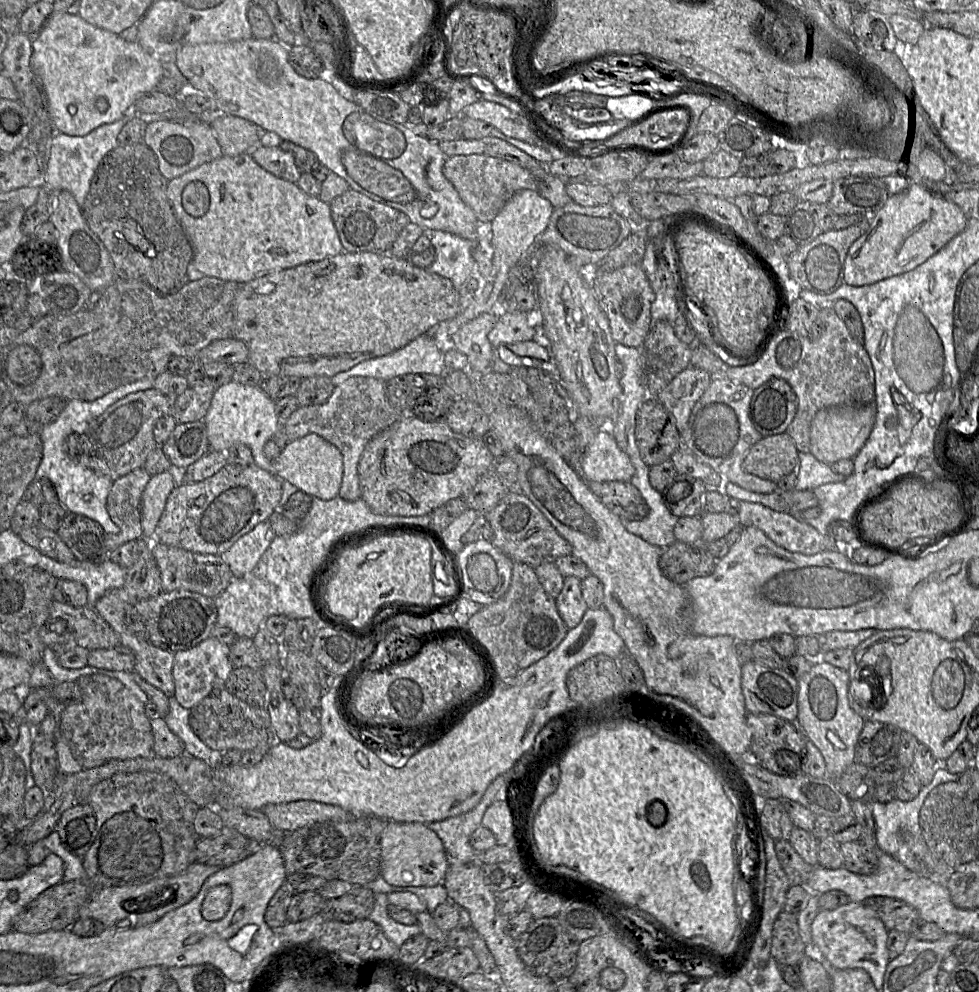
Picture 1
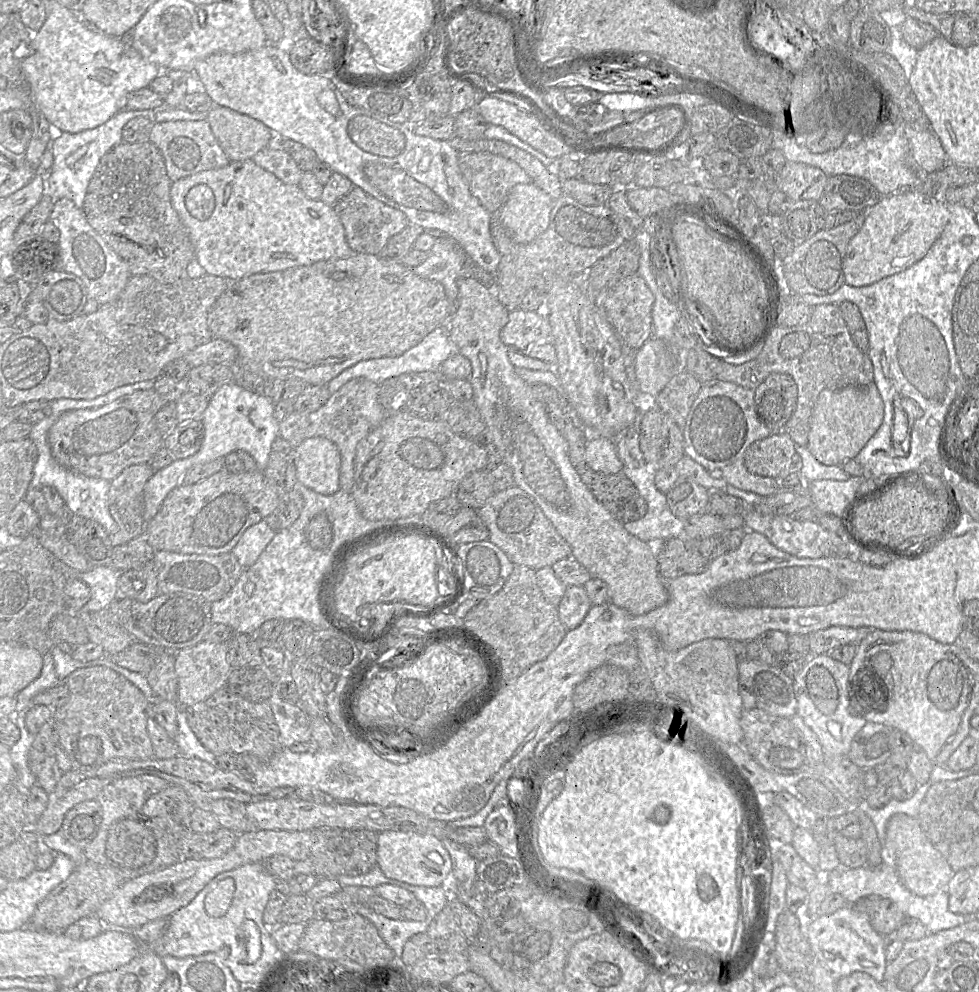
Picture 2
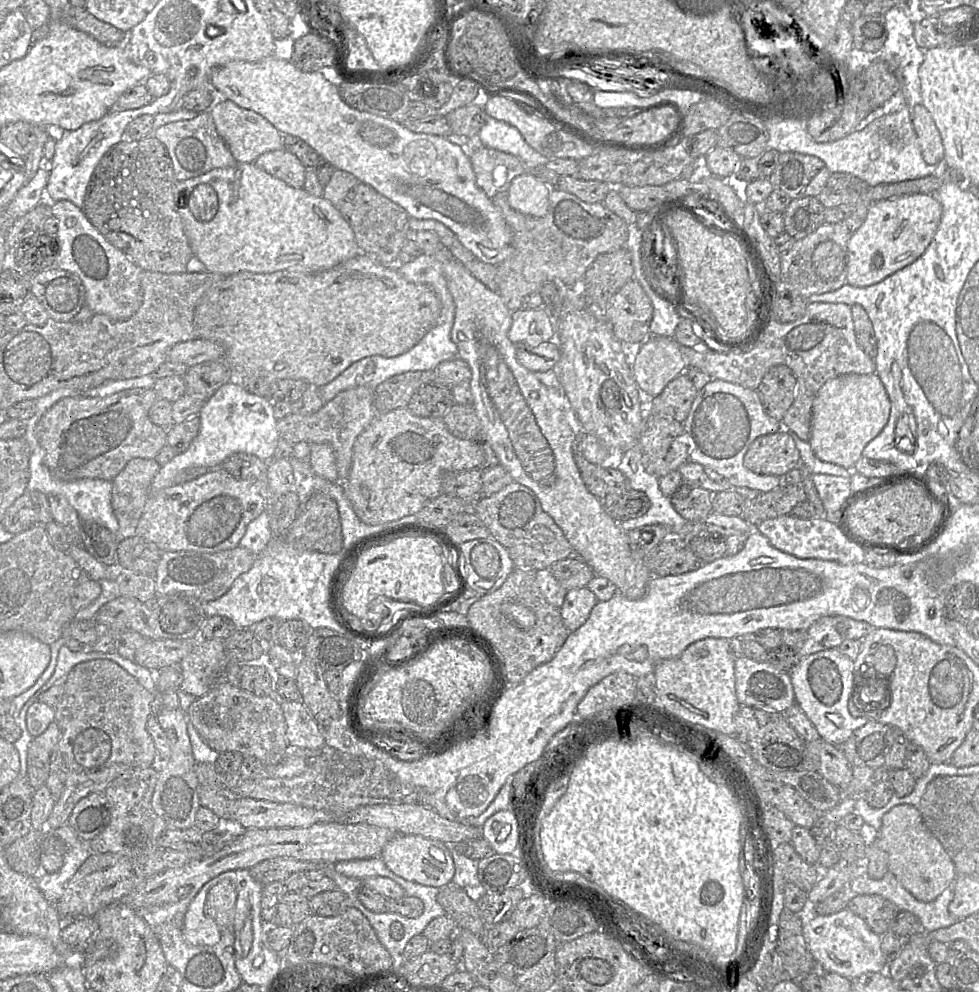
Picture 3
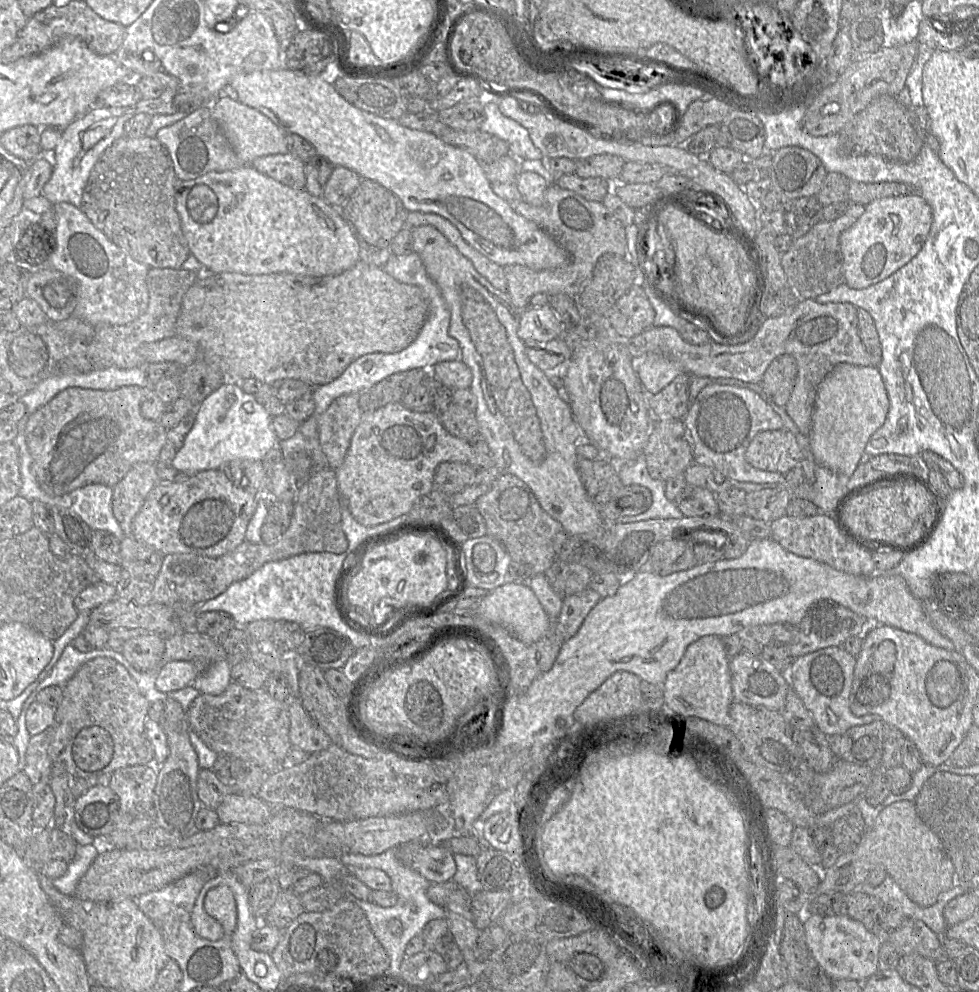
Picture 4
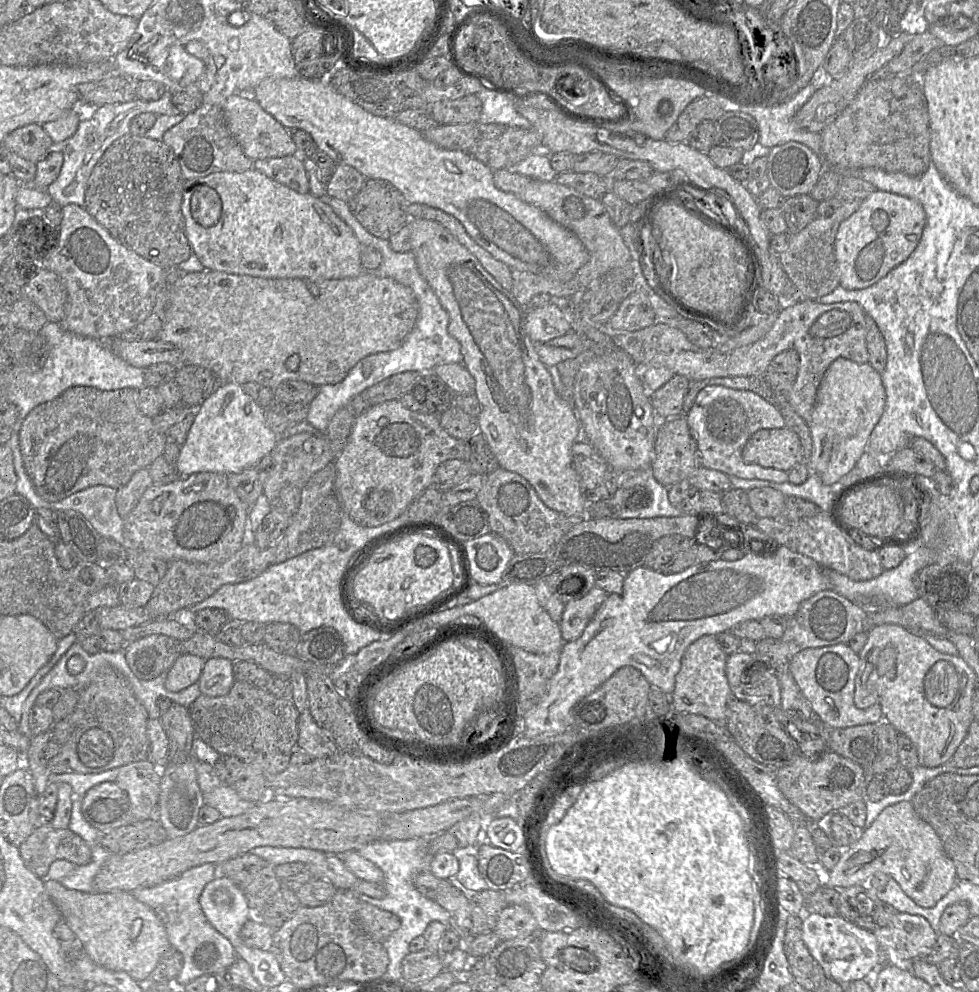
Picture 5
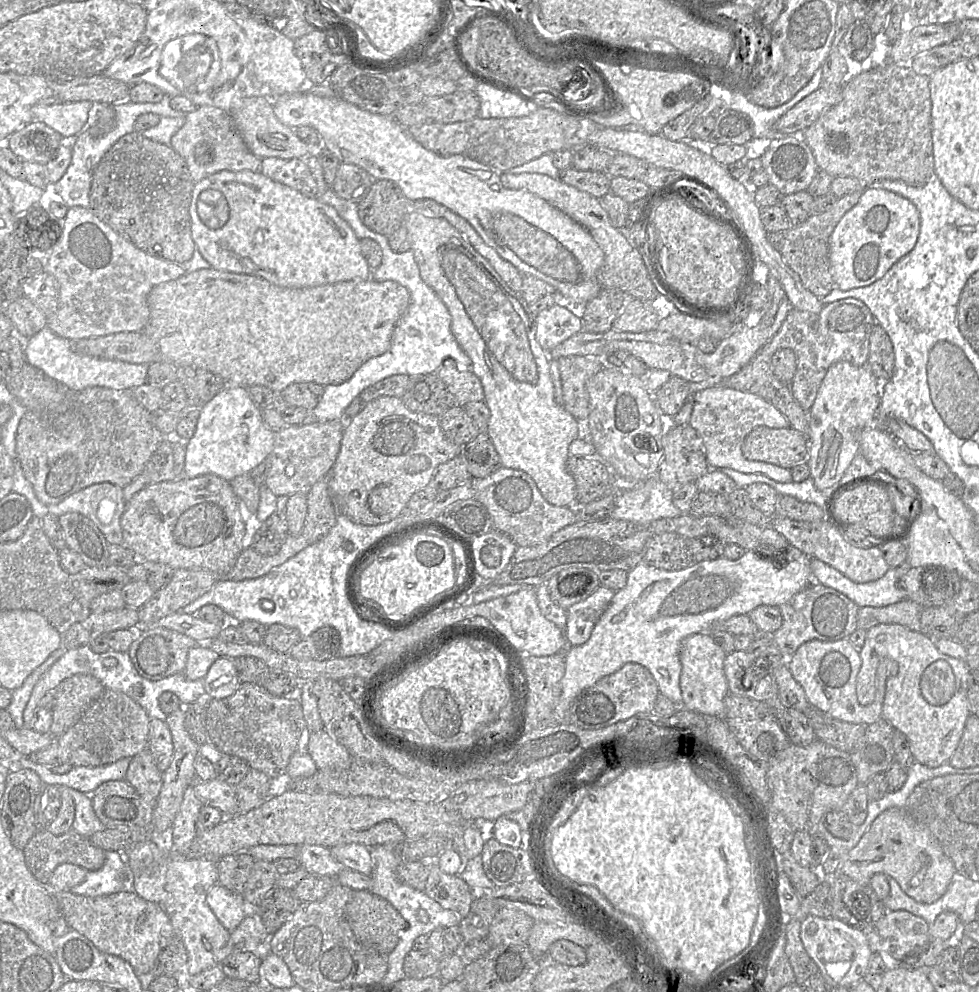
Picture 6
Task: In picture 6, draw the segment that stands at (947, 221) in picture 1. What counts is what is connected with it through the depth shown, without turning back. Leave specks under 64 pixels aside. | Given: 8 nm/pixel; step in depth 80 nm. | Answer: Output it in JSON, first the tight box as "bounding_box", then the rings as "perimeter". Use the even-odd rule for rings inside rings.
{"bounding_box":[829,185,919,291],"perimeter":[[[876,185],[867,186],[858,203],[840,219],[829,239],[830,272],[835,287],[847,291],[868,286],[882,278],[895,263],[913,250],[919,233],[919,211],[910,200]]]}

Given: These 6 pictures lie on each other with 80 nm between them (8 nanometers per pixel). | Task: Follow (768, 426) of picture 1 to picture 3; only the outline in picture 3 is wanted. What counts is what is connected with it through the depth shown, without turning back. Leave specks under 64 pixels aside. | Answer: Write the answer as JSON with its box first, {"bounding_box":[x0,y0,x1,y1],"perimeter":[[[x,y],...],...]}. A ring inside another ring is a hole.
{"bounding_box":[757,365,797,421],"perimeter":[[[775,365],[763,376],[757,392],[765,412],[782,421],[796,395],[797,379],[795,373],[786,365]]]}

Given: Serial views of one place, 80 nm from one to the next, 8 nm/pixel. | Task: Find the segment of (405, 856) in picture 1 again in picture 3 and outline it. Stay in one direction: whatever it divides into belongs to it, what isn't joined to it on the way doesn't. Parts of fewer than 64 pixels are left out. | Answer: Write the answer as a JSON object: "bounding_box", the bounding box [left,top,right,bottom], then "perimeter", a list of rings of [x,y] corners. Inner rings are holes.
{"bounding_box":[380,834,455,888],"perimeter":[[[395,834],[383,847],[380,857],[397,876],[424,886],[445,888],[451,885],[455,865],[448,846],[436,839],[411,834]]]}

